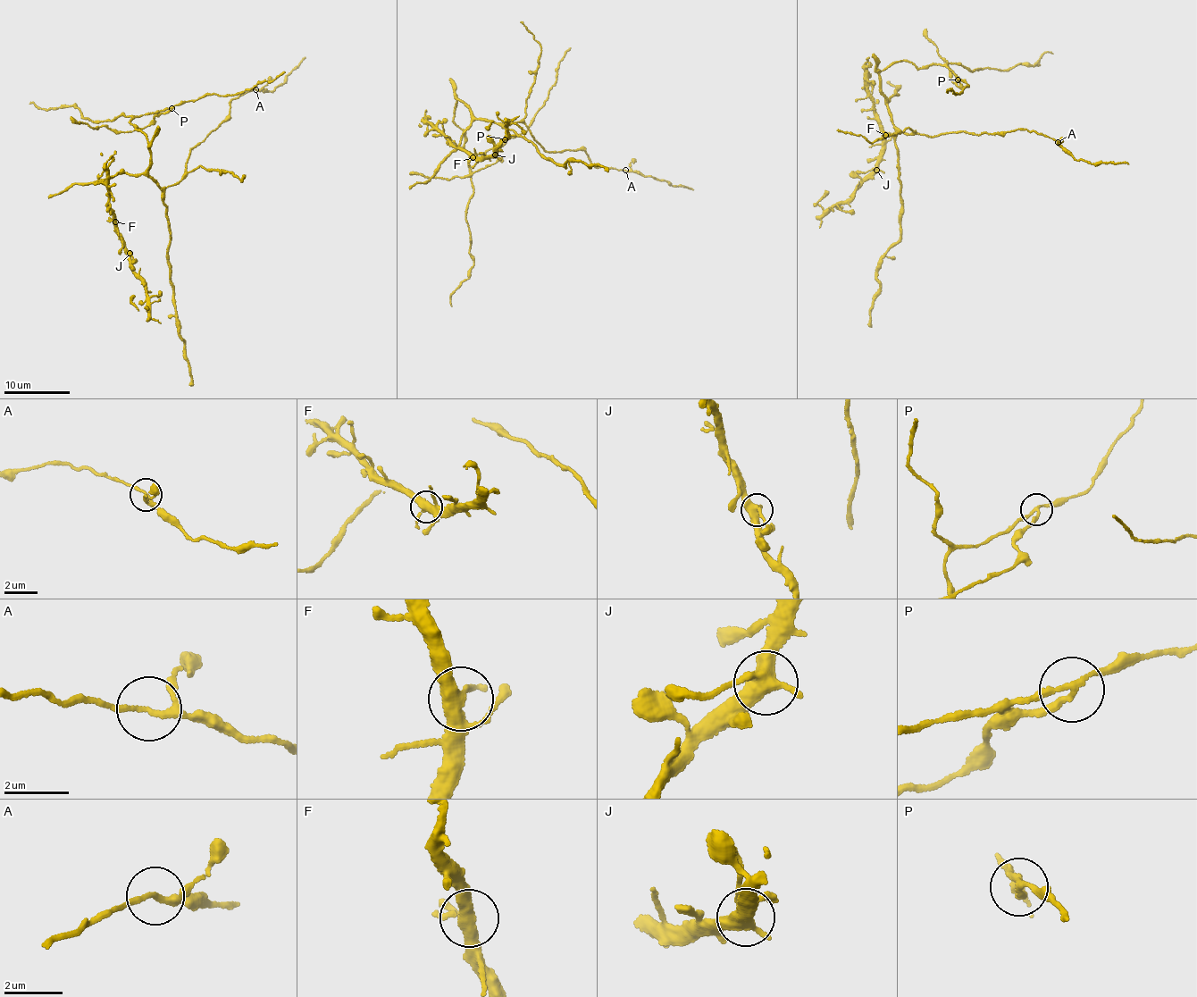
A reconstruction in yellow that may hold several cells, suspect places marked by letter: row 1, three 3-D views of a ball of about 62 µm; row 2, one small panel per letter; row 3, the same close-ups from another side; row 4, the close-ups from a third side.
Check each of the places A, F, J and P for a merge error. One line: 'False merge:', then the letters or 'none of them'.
False merge: P

